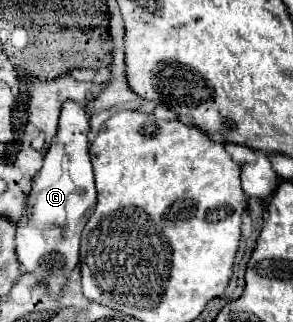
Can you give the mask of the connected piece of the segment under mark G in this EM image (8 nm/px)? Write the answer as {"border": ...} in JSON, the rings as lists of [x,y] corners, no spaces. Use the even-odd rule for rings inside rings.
{"border":[[[73,100],[63,102],[57,136],[45,154],[43,168],[33,178],[33,188],[31,188],[29,200],[27,200],[27,224],[21,224],[17,228],[17,258],[25,272],[35,274],[49,286],[51,296],[59,296],[61,286],[65,286],[71,270],[77,266],[79,238],[81,238],[81,232],[83,232],[89,216],[93,214],[96,207],[97,193],[94,172],[91,170],[91,162],[89,162],[89,138],[87,138],[89,128],[91,128],[91,124],[89,124],[89,116],[85,114],[85,106],[81,106]]]}

